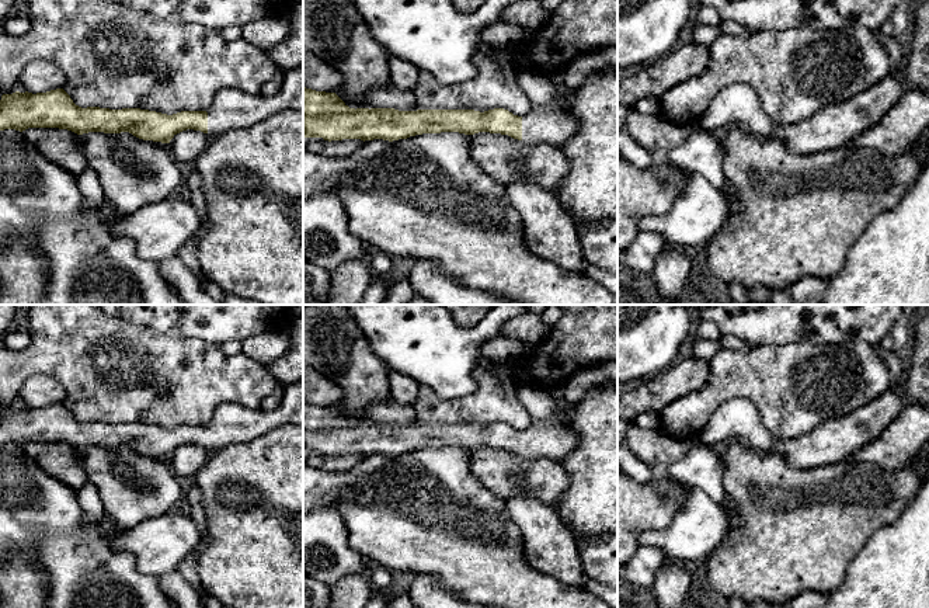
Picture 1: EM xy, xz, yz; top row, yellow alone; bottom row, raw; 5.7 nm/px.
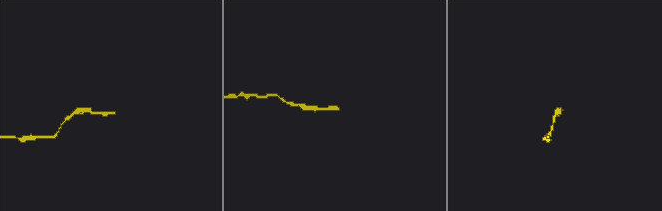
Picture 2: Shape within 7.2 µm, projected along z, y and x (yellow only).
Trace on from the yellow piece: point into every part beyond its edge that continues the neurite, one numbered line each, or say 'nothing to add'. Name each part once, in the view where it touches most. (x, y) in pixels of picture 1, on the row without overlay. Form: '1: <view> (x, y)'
1: xz (547, 434)

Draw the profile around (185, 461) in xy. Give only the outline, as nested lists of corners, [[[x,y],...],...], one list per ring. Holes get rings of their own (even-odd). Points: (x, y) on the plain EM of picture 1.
[[[187,444],[174,449],[168,458],[170,466],[180,480],[194,479],[208,459],[208,448],[194,444]]]

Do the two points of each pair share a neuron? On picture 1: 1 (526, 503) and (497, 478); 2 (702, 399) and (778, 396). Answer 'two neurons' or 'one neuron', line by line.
1: two neurons
2: one neuron

